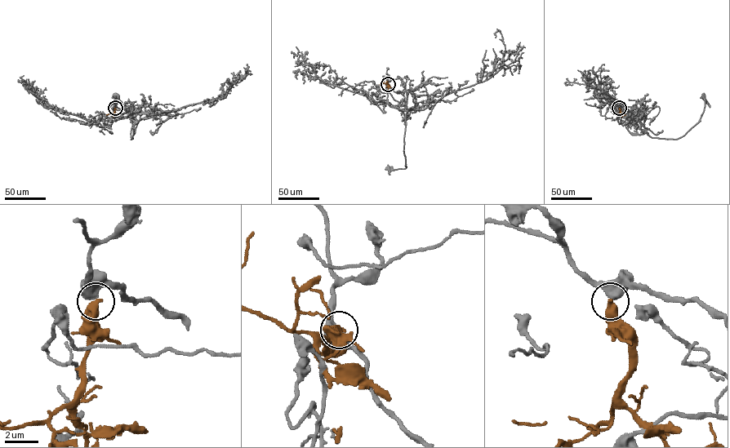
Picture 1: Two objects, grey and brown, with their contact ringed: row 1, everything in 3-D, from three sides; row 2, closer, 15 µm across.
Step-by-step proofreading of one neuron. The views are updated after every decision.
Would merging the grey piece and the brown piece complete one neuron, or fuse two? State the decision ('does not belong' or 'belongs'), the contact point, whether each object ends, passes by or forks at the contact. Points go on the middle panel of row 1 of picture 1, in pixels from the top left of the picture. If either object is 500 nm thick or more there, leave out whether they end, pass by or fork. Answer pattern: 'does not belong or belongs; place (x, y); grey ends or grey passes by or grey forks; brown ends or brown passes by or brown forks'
does not belong; place (388, 84)

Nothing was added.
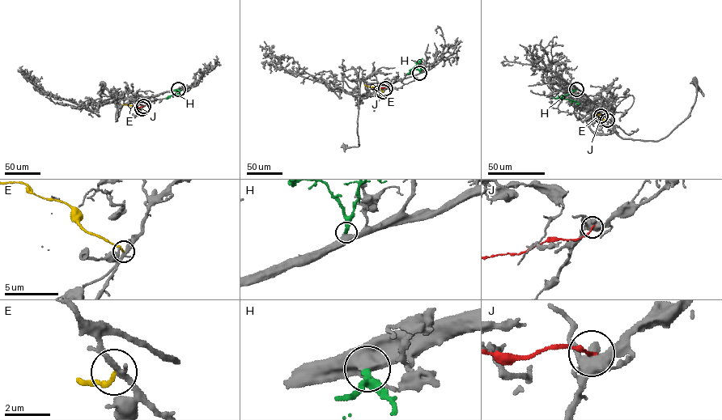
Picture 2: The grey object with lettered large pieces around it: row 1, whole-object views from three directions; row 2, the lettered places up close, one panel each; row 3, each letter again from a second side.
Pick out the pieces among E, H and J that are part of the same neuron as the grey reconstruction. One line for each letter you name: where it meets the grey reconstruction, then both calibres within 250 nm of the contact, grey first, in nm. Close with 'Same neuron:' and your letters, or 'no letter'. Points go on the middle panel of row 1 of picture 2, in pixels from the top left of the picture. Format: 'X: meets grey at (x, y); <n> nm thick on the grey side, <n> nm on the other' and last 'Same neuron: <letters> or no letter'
H: meets grey at (419, 73); 650 nm thick on the grey side, 240 nm on the other
Same neuron: H

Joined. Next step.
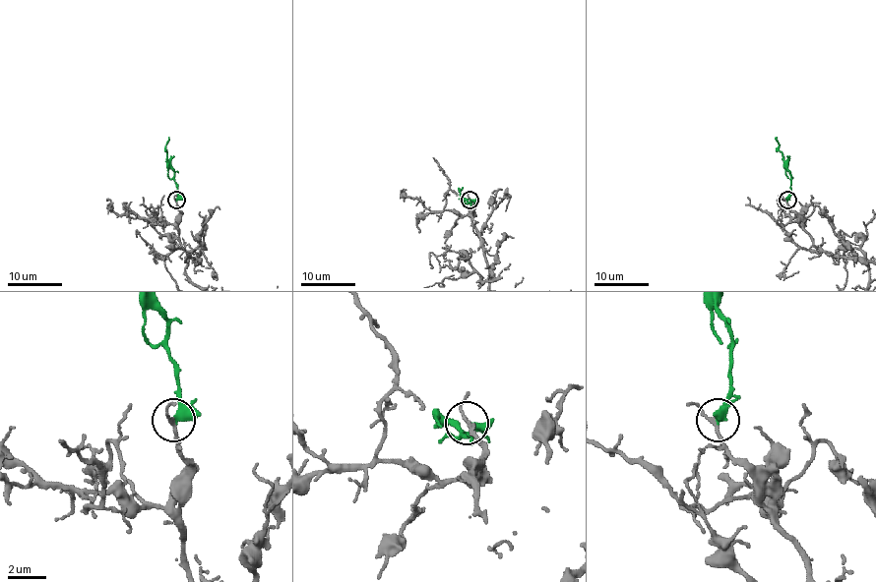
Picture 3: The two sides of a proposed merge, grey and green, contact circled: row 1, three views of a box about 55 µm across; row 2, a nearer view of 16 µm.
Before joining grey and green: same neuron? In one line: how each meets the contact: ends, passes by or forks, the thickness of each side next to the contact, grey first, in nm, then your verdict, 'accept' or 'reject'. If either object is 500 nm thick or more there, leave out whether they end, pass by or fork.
grey passes by; green passes by; calibres 150 and 280 nm; accept

